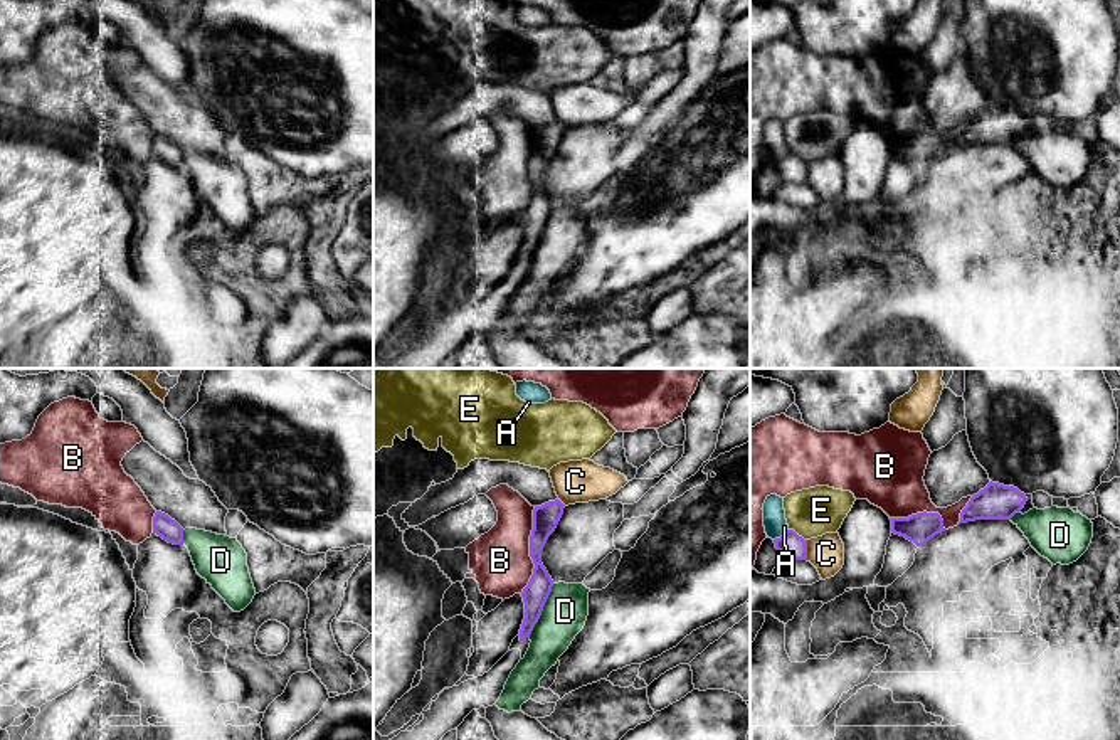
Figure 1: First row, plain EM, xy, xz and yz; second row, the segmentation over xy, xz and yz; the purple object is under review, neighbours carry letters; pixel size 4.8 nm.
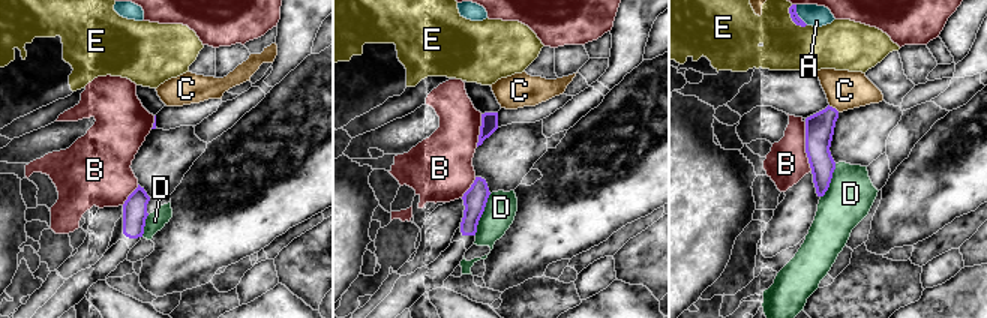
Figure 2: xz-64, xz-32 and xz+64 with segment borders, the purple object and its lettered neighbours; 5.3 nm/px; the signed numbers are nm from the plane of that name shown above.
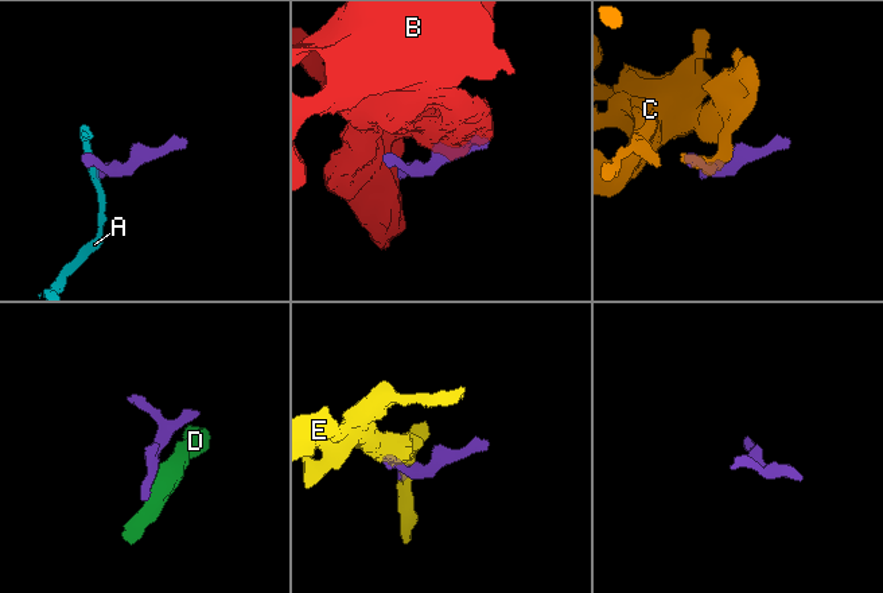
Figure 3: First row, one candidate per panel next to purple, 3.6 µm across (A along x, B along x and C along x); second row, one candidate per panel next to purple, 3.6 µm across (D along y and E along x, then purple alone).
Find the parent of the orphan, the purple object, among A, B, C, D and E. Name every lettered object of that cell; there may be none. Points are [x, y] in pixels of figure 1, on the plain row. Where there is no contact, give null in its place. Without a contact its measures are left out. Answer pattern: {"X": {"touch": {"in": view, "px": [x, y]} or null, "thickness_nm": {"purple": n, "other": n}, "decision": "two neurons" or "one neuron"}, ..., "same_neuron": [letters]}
{"A": {"touch": {"in": "yz", "px": [782, 158]}, "thickness_nm": {"purple": 130, "other": 110}, "decision": "two neurons"}, "B": {"touch": {"in": "xz", "px": [530, 174]}, "thickness_nm": {"purple": 130, "other": 280}, "decision": "two neurons"}, "C": {"touch": {"in": "yz", "px": [806, 174]}, "thickness_nm": {"purple": 130, "other": 170}, "decision": "two neurons"}, "D": {"touch": {"in": "xz", "px": [542, 232]}, "thickness_nm": {"purple": 120, "other": 220}, "decision": "one neuron"}, "E": {"touch": {"in": "yz", "px": [796, 157]}, "thickness_nm": {"purple": 130, "other": 240}, "decision": "two neurons"}, "same_neuron": ["D"]}

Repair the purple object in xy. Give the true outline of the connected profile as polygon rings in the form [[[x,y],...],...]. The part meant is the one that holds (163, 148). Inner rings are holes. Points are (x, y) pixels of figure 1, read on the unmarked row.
[[[156,135],[153,156],[173,168],[185,168],[197,197],[234,234],[244,234],[254,222],[256,212],[247,190],[247,177],[237,161],[197,151],[182,151],[168,138]]]

